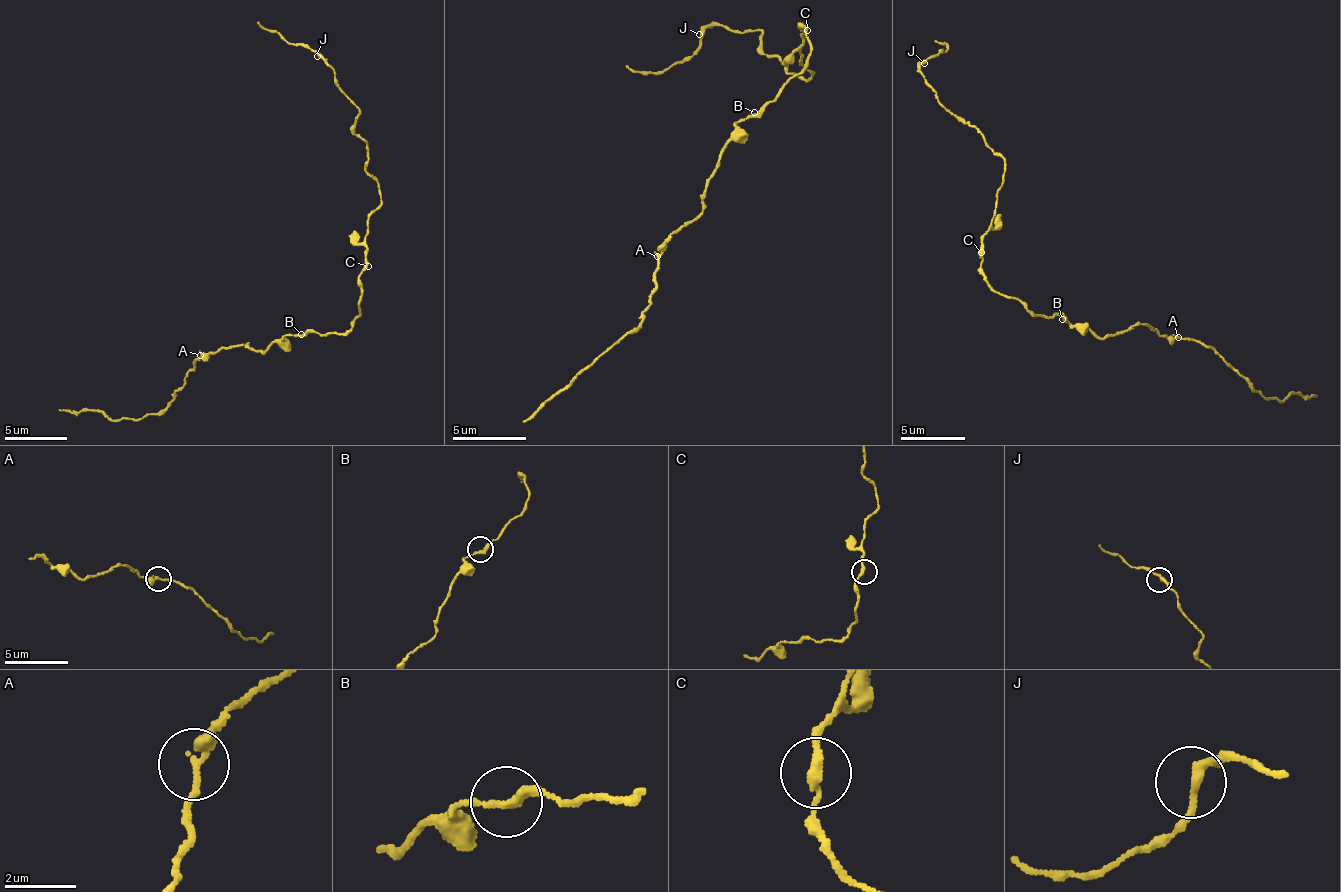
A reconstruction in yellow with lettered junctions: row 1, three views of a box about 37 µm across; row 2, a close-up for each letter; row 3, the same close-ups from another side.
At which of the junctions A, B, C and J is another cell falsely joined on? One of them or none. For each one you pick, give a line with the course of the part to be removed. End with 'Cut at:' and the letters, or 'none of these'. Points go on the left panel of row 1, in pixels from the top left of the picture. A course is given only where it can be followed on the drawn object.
Cut at: none of these

